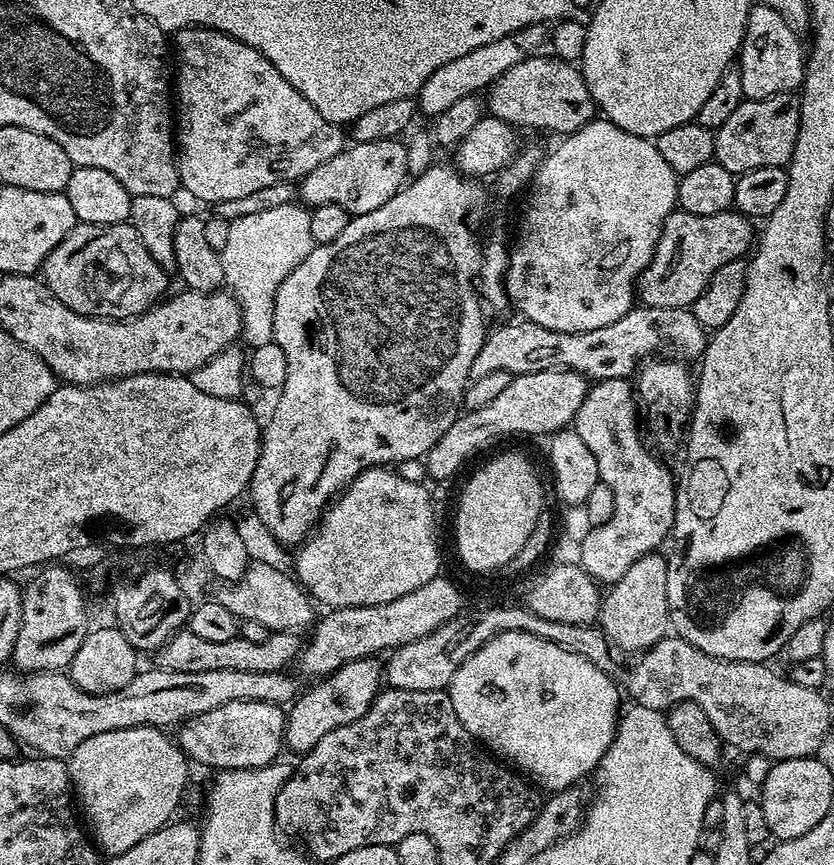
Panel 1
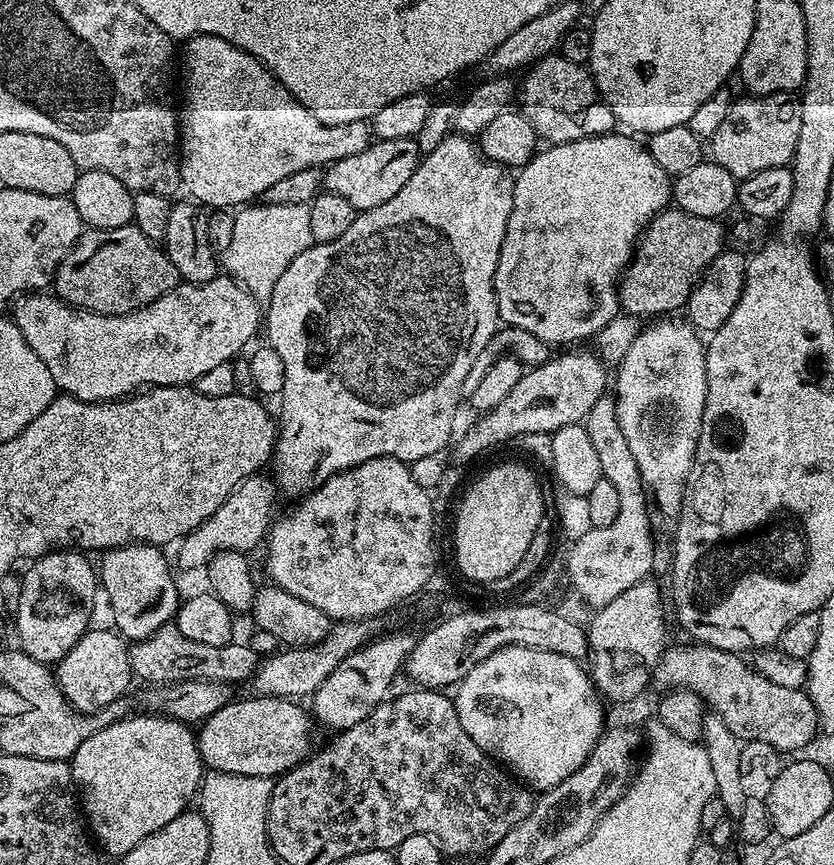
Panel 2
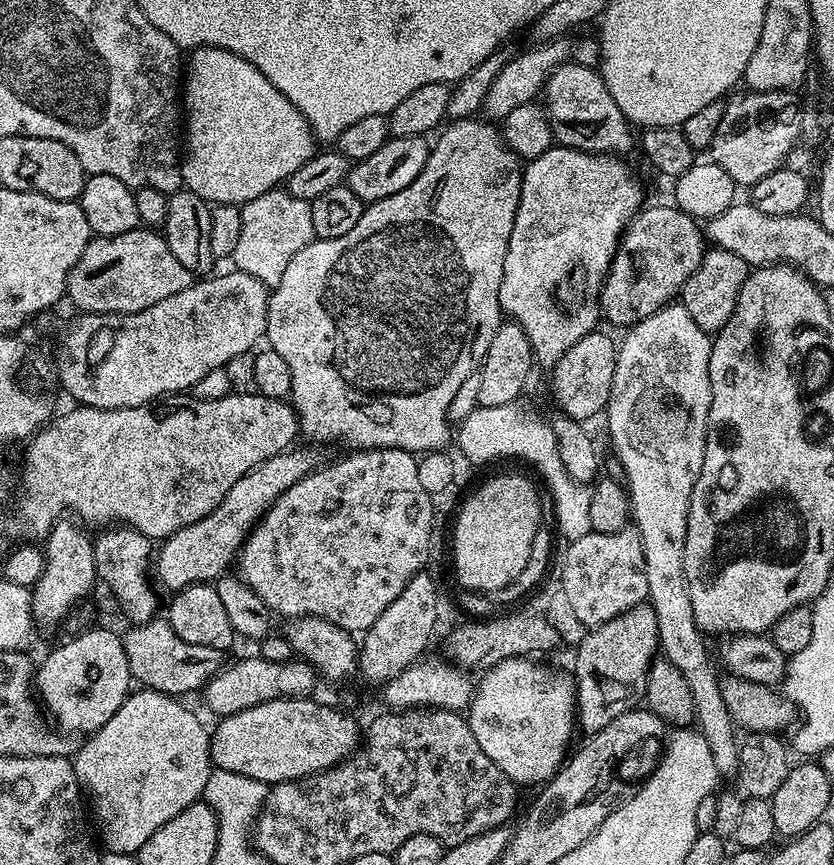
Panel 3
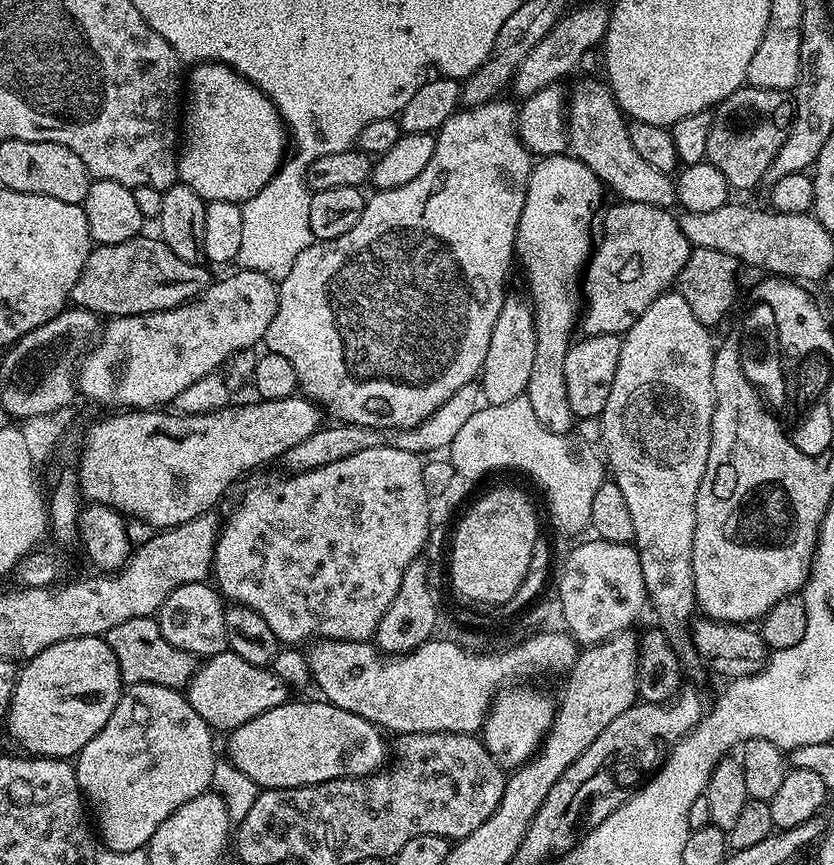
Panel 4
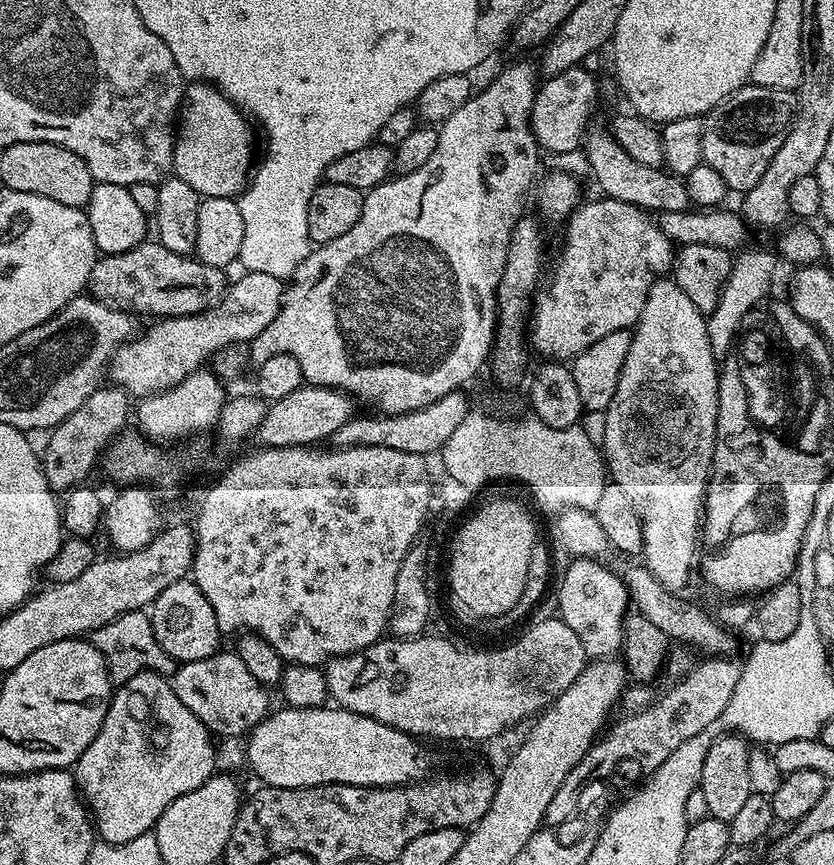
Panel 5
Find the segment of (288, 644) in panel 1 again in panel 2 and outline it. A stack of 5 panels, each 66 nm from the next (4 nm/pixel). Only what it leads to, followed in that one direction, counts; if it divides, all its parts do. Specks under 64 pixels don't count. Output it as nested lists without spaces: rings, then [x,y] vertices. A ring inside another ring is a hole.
[[[175,623],[162,626],[150,638],[137,640],[128,649],[132,675],[137,681],[145,680],[148,686],[163,686],[183,680],[215,680],[233,686],[239,680],[251,681],[259,668],[262,657],[246,642],[233,642],[226,646],[206,646],[186,638]]]

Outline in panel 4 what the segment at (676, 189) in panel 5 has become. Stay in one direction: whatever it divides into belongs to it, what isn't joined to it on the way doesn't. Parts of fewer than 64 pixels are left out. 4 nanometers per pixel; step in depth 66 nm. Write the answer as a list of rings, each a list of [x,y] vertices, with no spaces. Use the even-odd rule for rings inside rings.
[[[584,78],[566,104],[568,139],[571,155],[586,166],[590,166],[599,177],[605,189],[617,192],[624,202],[646,202],[650,206],[671,209],[676,204],[676,181],[669,173],[657,170],[638,158],[630,142],[629,121],[618,102],[612,97],[612,90],[600,78]]]

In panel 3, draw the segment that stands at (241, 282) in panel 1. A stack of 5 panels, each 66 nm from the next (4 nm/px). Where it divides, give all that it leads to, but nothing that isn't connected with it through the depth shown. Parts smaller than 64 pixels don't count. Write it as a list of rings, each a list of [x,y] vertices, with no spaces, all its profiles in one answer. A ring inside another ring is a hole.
[[[273,190],[254,198],[250,204],[240,208],[242,214],[242,234],[238,246],[230,257],[235,271],[245,272],[269,288],[275,288],[282,278],[282,270],[290,266],[290,258],[311,244],[314,226],[310,222],[311,203],[301,202],[286,190]]]

